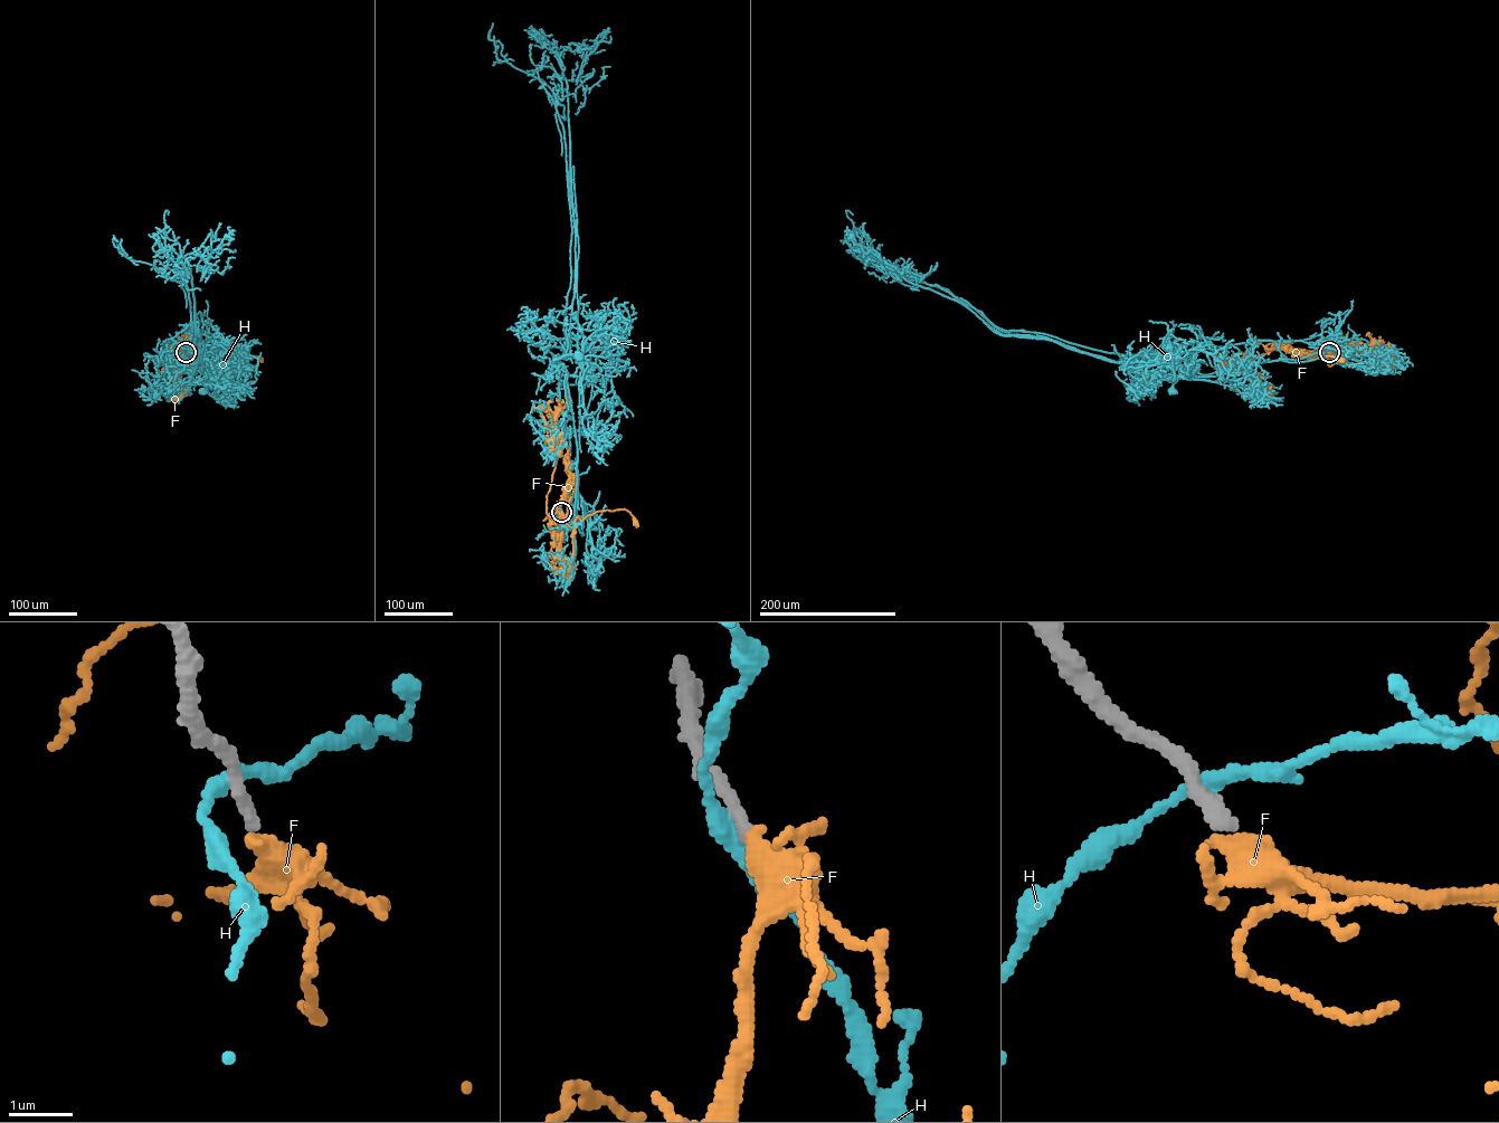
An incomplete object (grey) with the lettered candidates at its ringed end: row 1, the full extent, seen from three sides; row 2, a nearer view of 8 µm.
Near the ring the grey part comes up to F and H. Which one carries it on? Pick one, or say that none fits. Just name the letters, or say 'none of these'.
F

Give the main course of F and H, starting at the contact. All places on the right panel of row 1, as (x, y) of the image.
F: (1329, 352), (1338, 351), (1329, 350), (1337, 361), (1345, 362), (1336, 359), (1329, 365), (1326, 355), (1340, 360)
H: (1328, 352), (1347, 360), (1336, 355), (1277, 360), (1203, 374), (1186, 367), (1191, 351), (1178, 363), (1174, 391)

